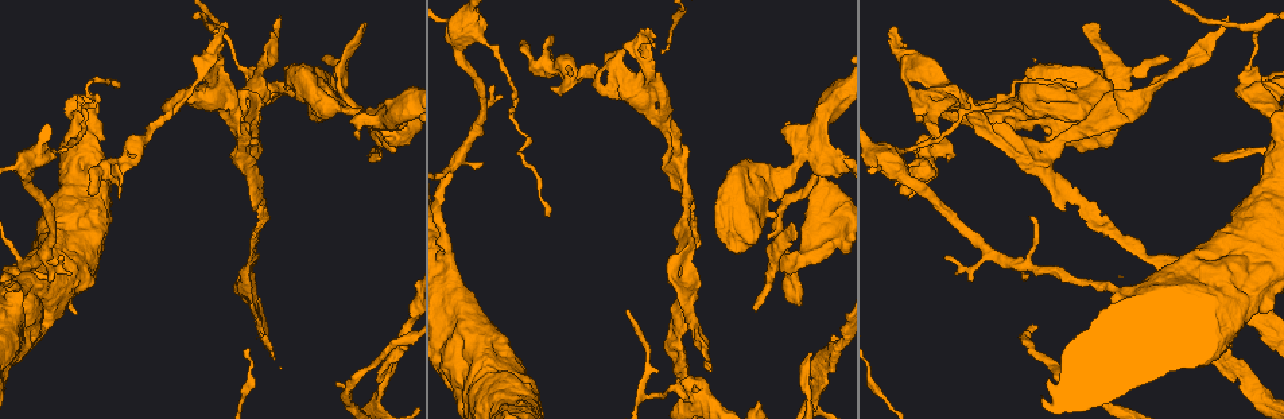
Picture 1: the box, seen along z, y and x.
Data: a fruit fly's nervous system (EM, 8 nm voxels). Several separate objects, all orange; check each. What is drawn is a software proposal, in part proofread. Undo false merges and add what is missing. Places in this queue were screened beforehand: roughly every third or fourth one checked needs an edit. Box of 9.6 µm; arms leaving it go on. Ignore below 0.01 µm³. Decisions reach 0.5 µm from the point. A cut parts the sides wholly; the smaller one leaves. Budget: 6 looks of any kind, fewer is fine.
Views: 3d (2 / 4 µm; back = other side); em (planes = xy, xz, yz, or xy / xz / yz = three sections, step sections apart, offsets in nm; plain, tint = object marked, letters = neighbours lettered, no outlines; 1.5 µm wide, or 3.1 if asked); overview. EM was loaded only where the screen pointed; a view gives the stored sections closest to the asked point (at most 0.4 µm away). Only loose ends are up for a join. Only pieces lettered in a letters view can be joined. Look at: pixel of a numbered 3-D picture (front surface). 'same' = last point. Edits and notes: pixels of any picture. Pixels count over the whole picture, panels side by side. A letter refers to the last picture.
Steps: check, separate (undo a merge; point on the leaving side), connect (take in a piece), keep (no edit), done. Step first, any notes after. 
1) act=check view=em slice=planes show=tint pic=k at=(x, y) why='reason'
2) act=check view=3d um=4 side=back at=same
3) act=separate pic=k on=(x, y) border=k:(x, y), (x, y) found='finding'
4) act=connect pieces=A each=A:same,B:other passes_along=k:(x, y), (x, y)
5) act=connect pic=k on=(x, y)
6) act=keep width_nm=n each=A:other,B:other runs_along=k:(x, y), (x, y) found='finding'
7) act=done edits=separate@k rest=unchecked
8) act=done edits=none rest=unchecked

act=check view=em slice=planes show=letters pic=1 at=(896, 28) why='free end'

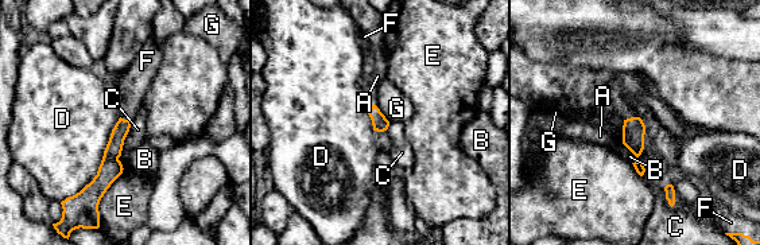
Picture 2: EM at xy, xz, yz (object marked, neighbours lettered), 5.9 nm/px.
act=connect pieces=F longest_contact=D:600nm each=A:other,B:other,C:other,D:other,E:other,F:same,G:other found='it goes on there'

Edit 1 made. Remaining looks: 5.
act=check view=overview why='see it whole again'

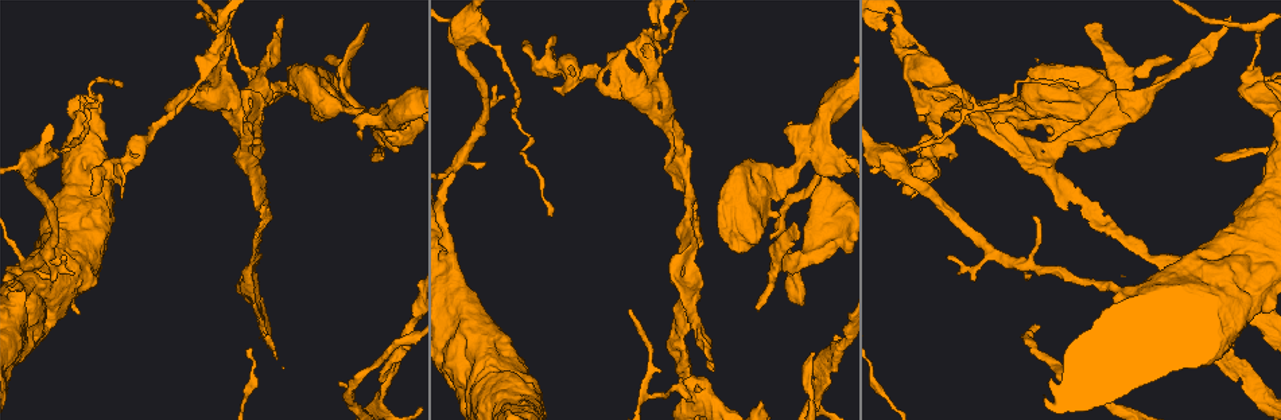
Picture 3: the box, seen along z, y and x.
act=check view=em slice=xy step=4 show=letters pic=3 at=(994, 100) why='free end'

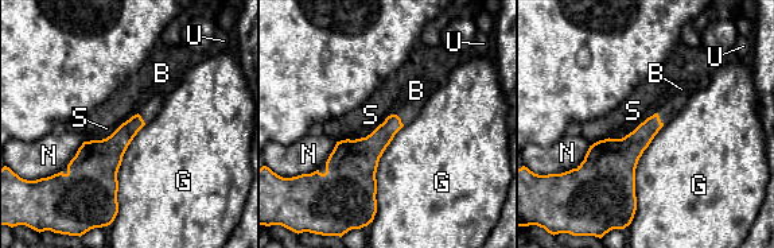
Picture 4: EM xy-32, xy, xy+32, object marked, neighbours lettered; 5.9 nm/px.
act=check view=em slice=planes show=letters at=same

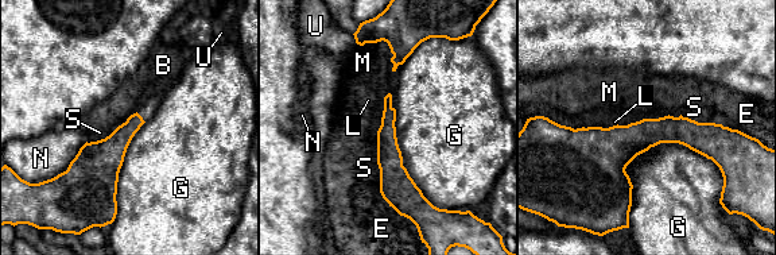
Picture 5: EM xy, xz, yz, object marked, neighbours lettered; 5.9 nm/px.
act=keep each=B:other,E:other,G:other,L:other,M:other,N:other,S:other,U:other runs_along=5:(726, 131), (633, 139), (565, 134) found='none of them fits'

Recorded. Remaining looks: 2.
act=check view=em slice=planes show=letters pic=3 at=(672, 388) why='thick turns thin'

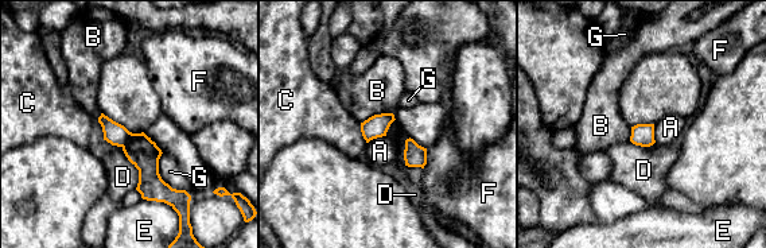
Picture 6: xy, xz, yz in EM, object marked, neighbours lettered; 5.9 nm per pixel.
act=separate pic=6 on=(143, 152) width_nm=130 each=A:other,B:other,C:other,D:other,E:other,F:other,G:other border=6:(133, 134), (123, 147) found='a second cell is stuck on'

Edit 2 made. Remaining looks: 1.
act=done edits=connect@2,separate@6 rest=unchecked

